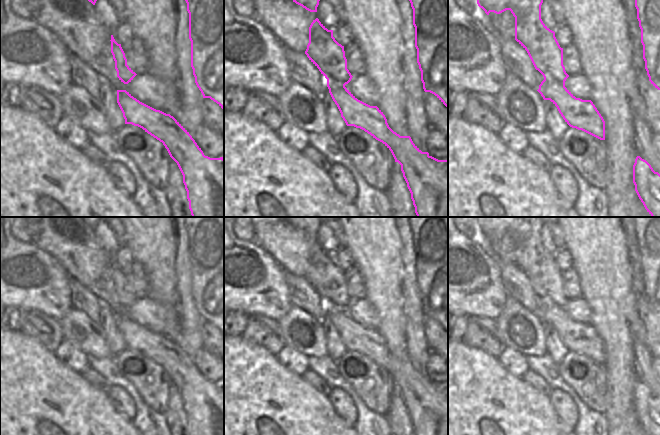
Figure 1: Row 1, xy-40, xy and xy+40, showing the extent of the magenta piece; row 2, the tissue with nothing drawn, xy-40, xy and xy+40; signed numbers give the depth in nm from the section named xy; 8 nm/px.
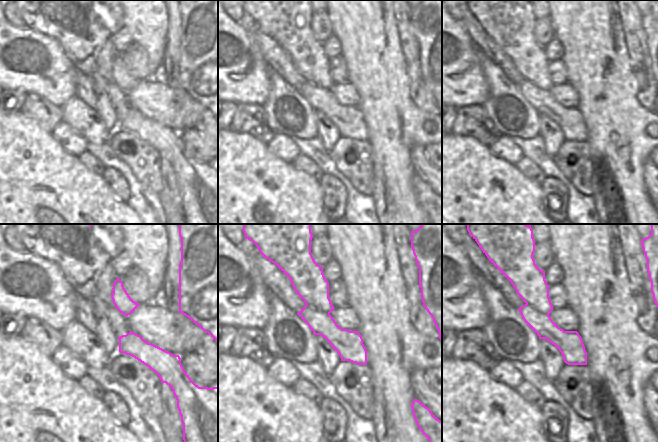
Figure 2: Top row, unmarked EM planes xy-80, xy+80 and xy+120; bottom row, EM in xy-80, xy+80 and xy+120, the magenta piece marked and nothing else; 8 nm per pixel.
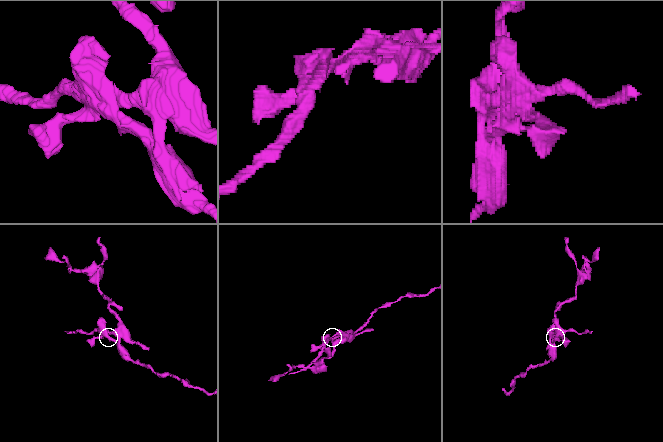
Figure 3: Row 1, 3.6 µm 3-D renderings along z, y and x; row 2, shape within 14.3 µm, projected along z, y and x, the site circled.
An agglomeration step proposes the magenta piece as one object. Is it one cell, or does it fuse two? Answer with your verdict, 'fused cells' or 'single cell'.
fused cells

